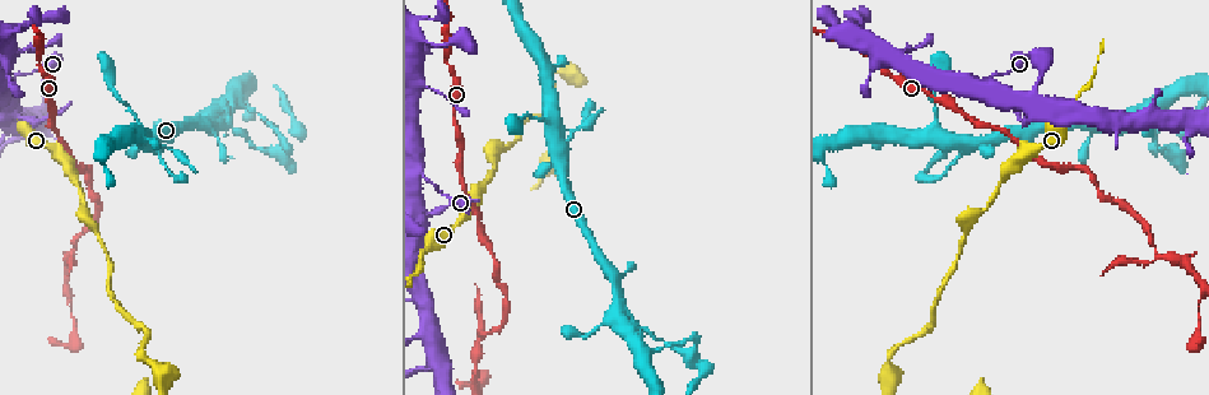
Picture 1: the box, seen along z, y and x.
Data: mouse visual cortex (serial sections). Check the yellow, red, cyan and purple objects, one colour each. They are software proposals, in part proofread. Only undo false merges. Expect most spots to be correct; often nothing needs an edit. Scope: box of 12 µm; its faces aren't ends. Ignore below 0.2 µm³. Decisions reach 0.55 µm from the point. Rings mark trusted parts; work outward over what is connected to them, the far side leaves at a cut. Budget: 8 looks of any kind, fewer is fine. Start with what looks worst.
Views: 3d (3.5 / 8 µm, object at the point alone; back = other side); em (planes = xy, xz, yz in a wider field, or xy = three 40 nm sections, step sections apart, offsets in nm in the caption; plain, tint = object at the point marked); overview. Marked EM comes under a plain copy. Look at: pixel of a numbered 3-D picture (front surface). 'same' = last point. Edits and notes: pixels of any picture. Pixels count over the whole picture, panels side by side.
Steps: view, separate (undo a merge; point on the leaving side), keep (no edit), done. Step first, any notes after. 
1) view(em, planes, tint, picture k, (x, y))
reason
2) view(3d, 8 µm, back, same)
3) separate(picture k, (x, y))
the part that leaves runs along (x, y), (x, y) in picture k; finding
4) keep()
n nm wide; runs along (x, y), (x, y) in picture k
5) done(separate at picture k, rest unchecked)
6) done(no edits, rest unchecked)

view(3d, 3.5 µm, back, picture 1, (71, 252))

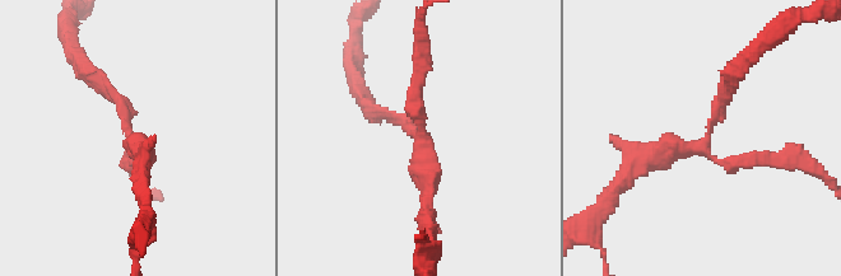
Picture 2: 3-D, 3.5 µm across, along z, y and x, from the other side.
view(em, xy, step 2, tint, picture 2, (132, 142))
now the EM

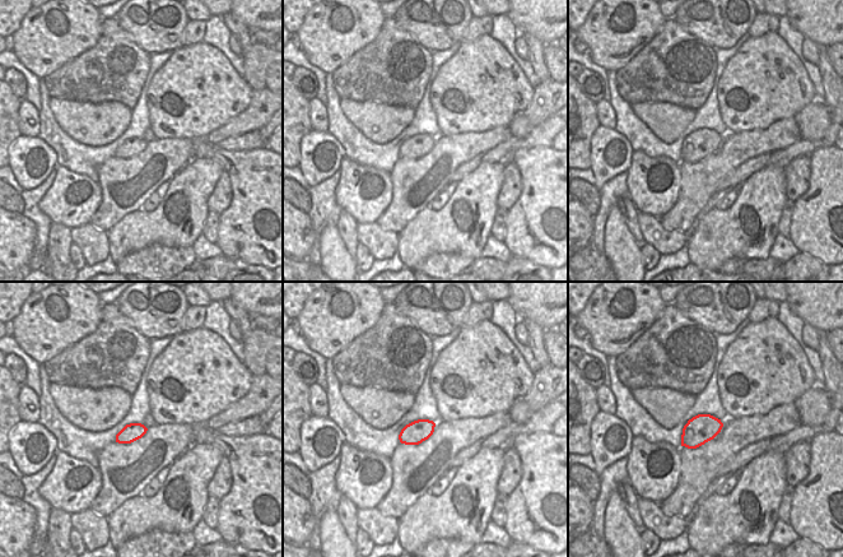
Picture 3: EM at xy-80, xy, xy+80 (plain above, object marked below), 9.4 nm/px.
keep()
continuous, no second cell

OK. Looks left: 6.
view(3d, 3.5 µm, back, picture 1, (427, 249))
thick turns thin

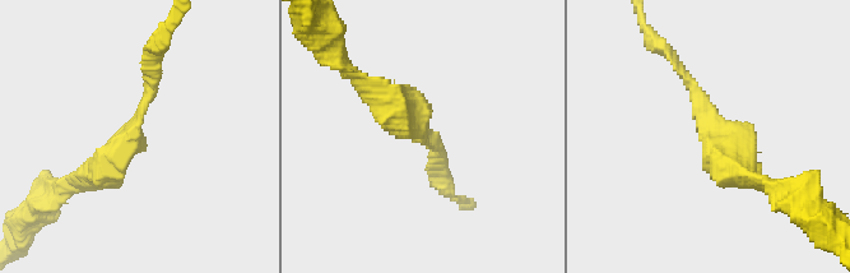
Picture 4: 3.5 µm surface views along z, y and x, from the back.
view(em, xy, step 3, tint, picture 4, (428, 133))
arms of 150, 400 nm

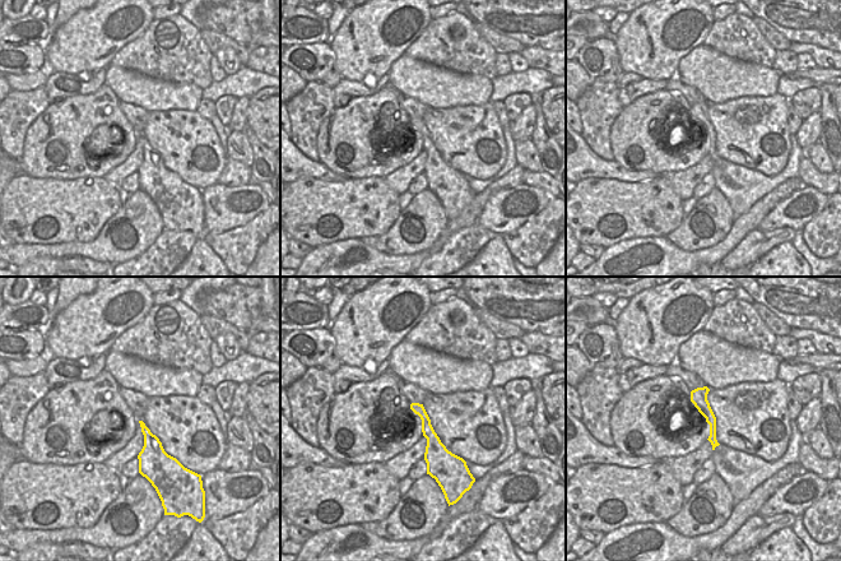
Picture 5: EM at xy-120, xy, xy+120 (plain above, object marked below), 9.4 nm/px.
keep()
140 nm wide; runs along (414, 406), (433, 441), (436, 473) in picture 5; one cell here

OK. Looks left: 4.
view(3d, 3.5 µm, picture 1, (618, 310))
three arms meet

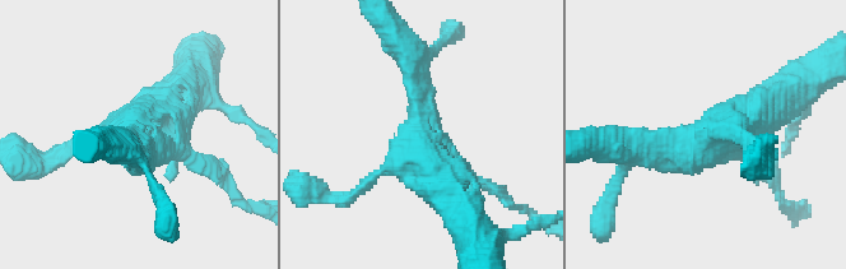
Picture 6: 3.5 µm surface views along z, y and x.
view(em, xy, step 1, tint, picture 6, (706, 135))

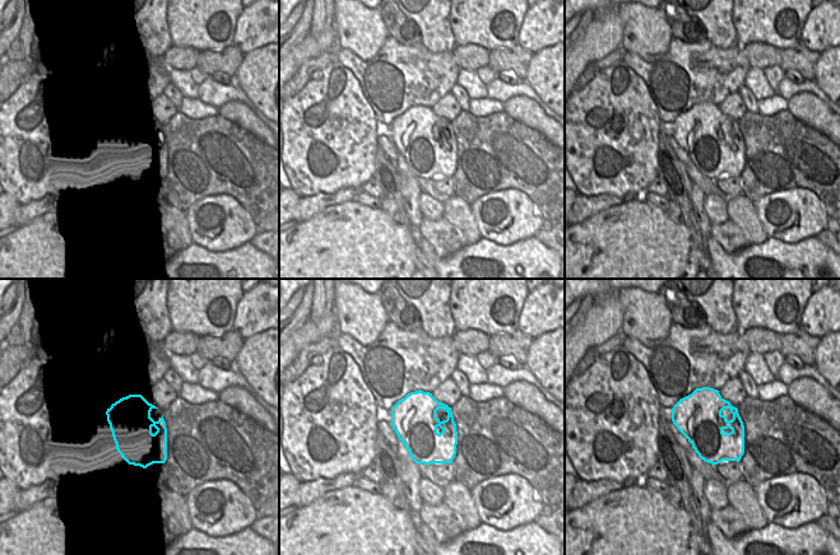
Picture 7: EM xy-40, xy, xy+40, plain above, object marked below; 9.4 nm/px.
keep()
runs along (627, 151), (731, 128), (774, 100) in picture 6; one cell here

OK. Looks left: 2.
done(no edits, rest unchecked)

